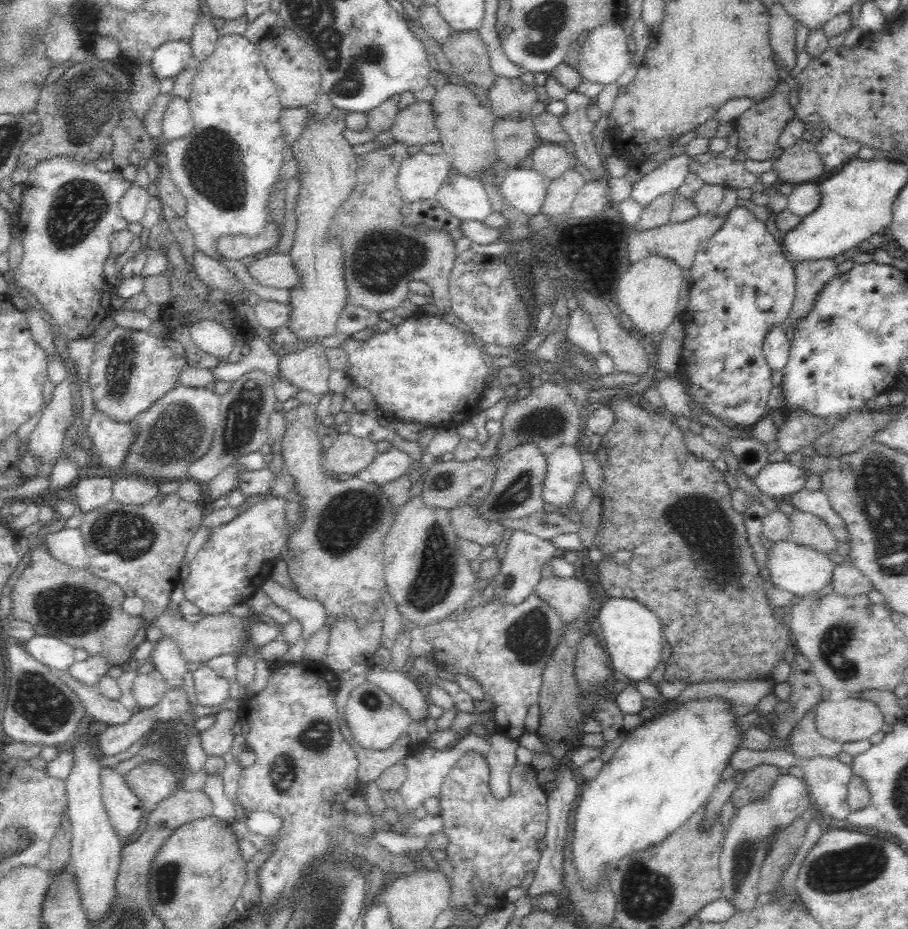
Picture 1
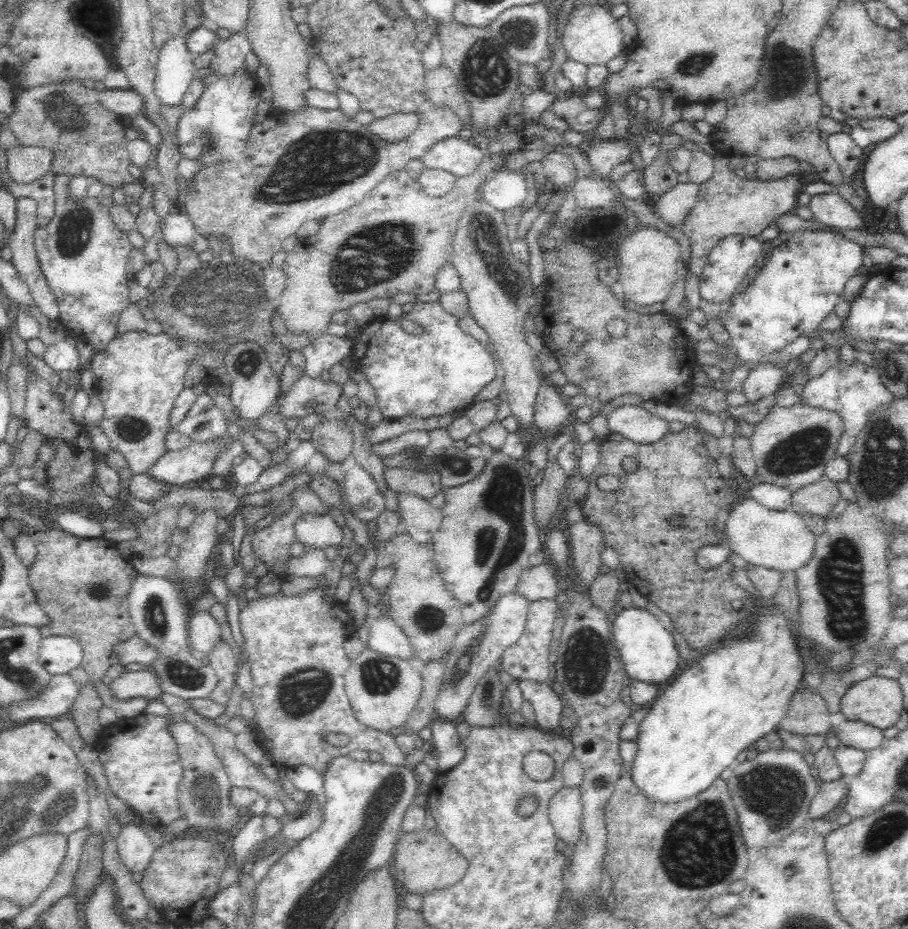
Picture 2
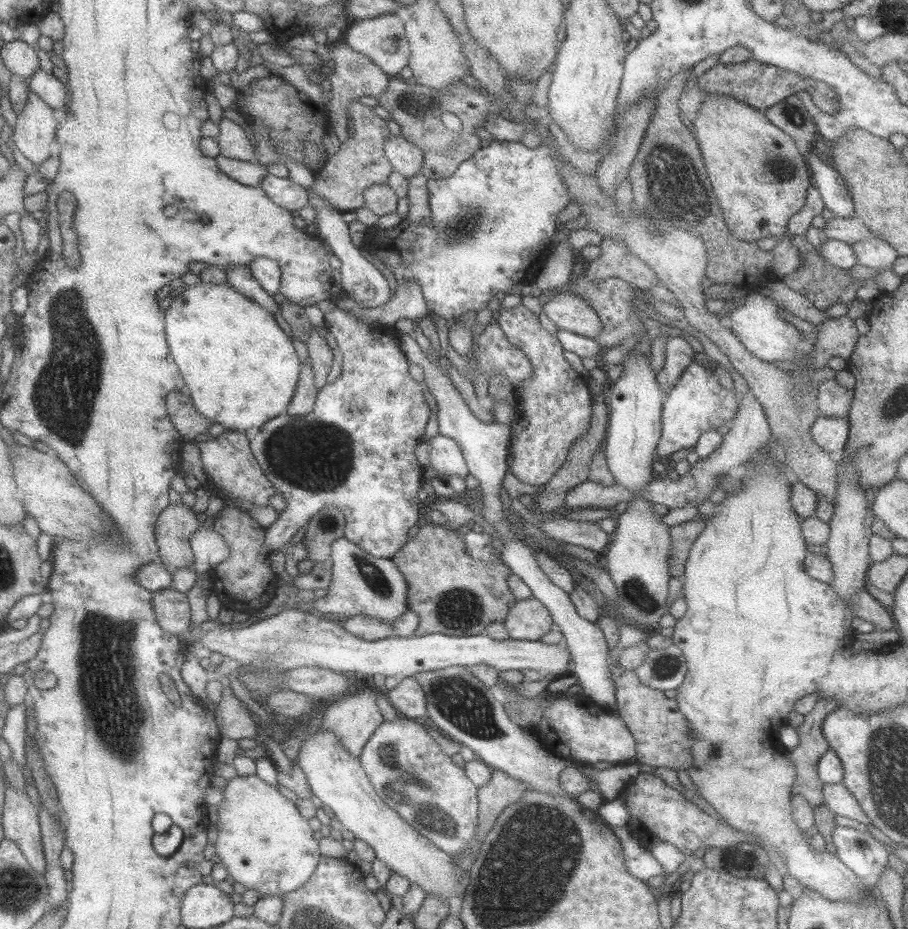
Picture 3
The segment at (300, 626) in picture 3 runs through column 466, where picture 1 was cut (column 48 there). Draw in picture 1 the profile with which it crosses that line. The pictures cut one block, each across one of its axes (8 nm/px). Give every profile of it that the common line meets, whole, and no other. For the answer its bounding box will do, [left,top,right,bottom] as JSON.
[24,635,75,671]

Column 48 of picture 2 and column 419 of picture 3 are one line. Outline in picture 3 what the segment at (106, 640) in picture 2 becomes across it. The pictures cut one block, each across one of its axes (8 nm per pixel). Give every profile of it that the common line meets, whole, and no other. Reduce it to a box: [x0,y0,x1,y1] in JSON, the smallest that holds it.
[390,523,516,637]

